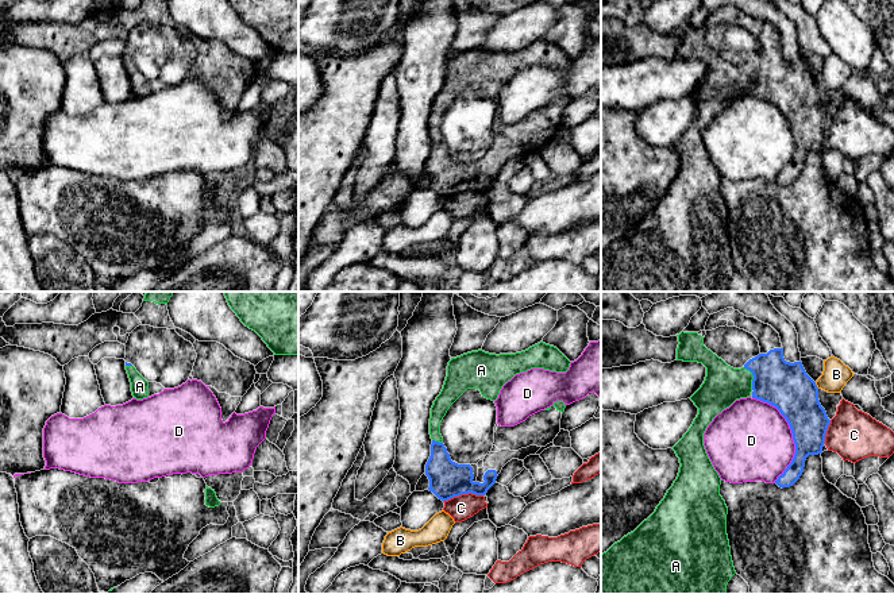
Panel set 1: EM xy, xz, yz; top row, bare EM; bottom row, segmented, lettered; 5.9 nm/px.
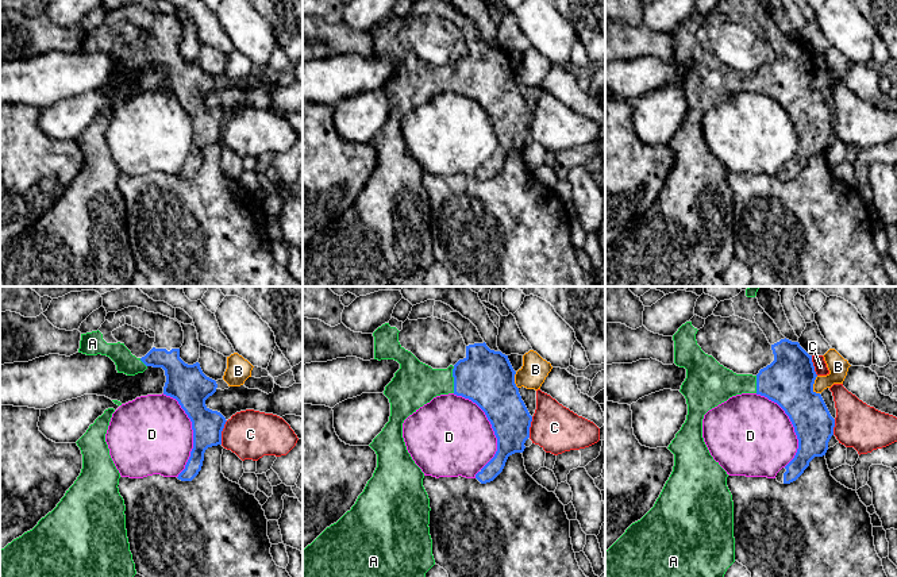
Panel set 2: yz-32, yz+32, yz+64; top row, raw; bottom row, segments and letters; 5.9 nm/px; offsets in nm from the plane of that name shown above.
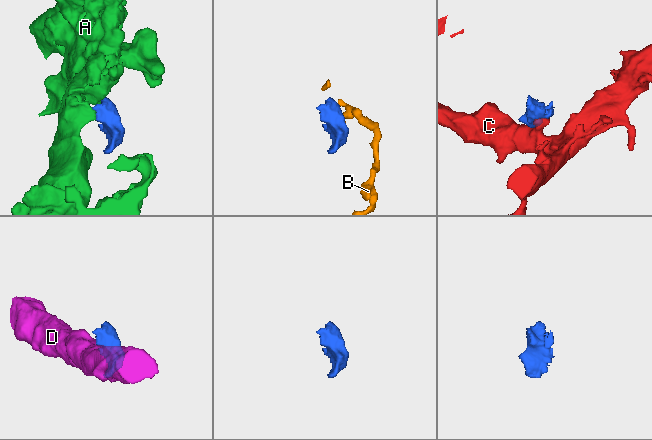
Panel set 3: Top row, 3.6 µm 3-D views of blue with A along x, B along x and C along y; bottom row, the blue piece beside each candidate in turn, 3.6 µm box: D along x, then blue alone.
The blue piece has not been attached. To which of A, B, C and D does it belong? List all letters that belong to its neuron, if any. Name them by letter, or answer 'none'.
A

